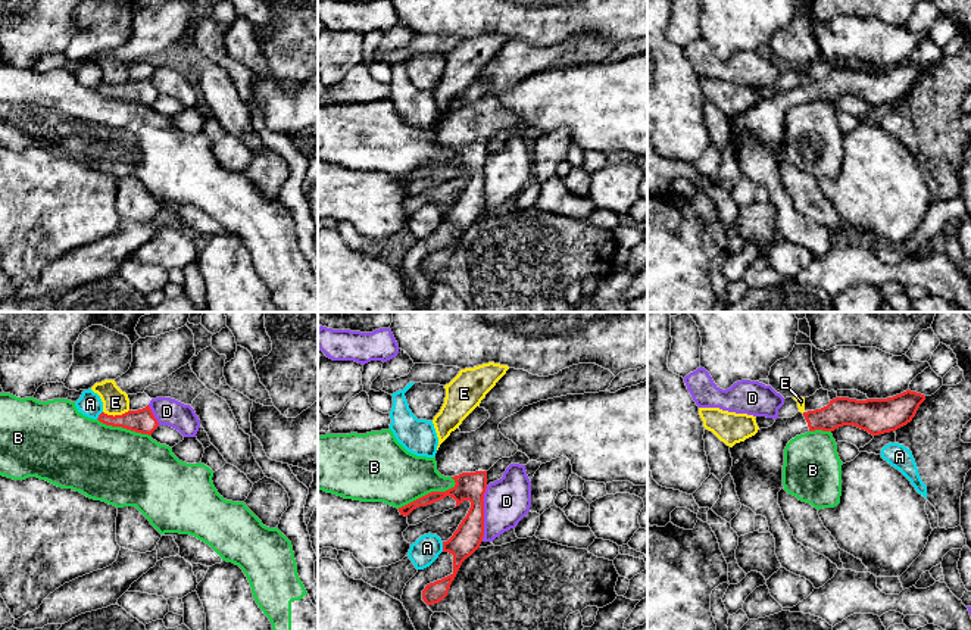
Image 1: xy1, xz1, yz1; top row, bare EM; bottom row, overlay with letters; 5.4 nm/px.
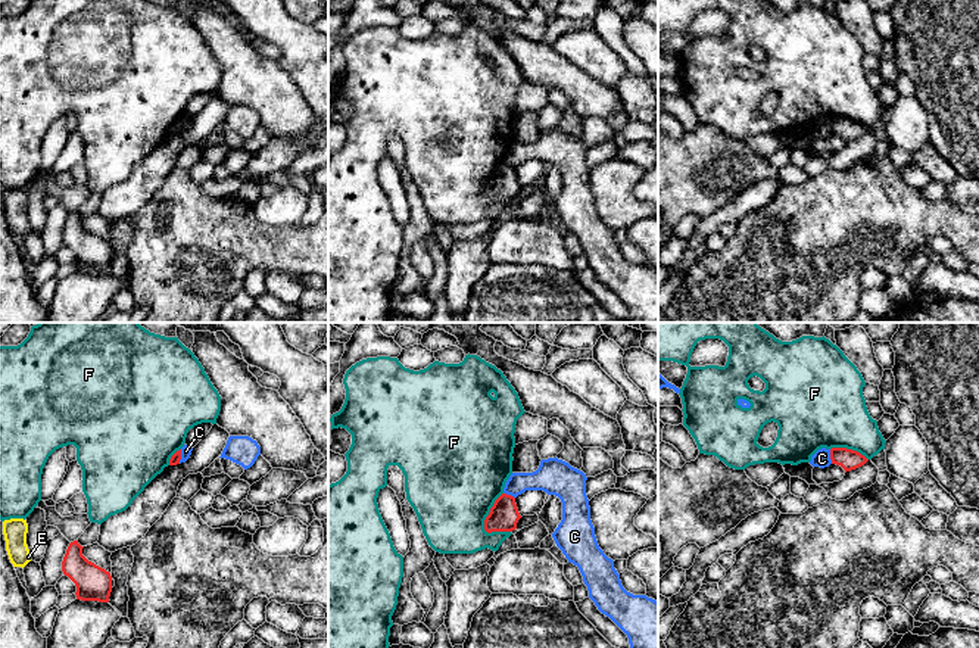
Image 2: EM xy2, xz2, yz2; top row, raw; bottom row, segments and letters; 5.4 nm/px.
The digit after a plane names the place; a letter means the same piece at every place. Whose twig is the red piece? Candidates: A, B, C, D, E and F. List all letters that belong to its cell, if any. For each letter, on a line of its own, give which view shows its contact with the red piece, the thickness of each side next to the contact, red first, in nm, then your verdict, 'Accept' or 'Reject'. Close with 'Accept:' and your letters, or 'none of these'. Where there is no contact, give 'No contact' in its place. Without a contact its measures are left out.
A: Touches red in xz1. Thickness 160 nm (red) against 150 nm. Reject
B: Touches red in xz1. Thickness 160 nm (red) against 320 nm. Reject
C: Touches red in yz2. Thickness 110 nm (red) against 100 nm. Reject
D: Touches red in xz1. Thickness 160 nm (red) against 260 nm. Reject
E: Touches red in xy1. Thickness 130 nm (red) against 140 nm. Reject
F: Touches red in xz2. Thickness 160 nm (red) against 480 nm. Reject
Accept: none of these

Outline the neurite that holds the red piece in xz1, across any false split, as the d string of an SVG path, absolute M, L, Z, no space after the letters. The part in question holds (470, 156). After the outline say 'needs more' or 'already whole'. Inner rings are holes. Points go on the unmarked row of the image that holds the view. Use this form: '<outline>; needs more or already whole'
M596 34L572 35L549 47L509 38L480 74L480 78L484 78L490 88L471 103L462 103L456 99L440 115L434 127L437 141L444 147L452 147L456 155L446 162L431 162L399 178L399 183L408 187L413 180L438 172L446 166L453 168L456 177L469 171L471 178L453 206L443 212L443 222L453 225L453 243L425 256L422 269L427 275L438 274L447 266L462 233L483 212L483 169L487 159L487 141L499 130L511 128L518 122L518 116L500 103L499 94L524 77L540 71L605 62L613 49L615 46L609 40Z; needs more

